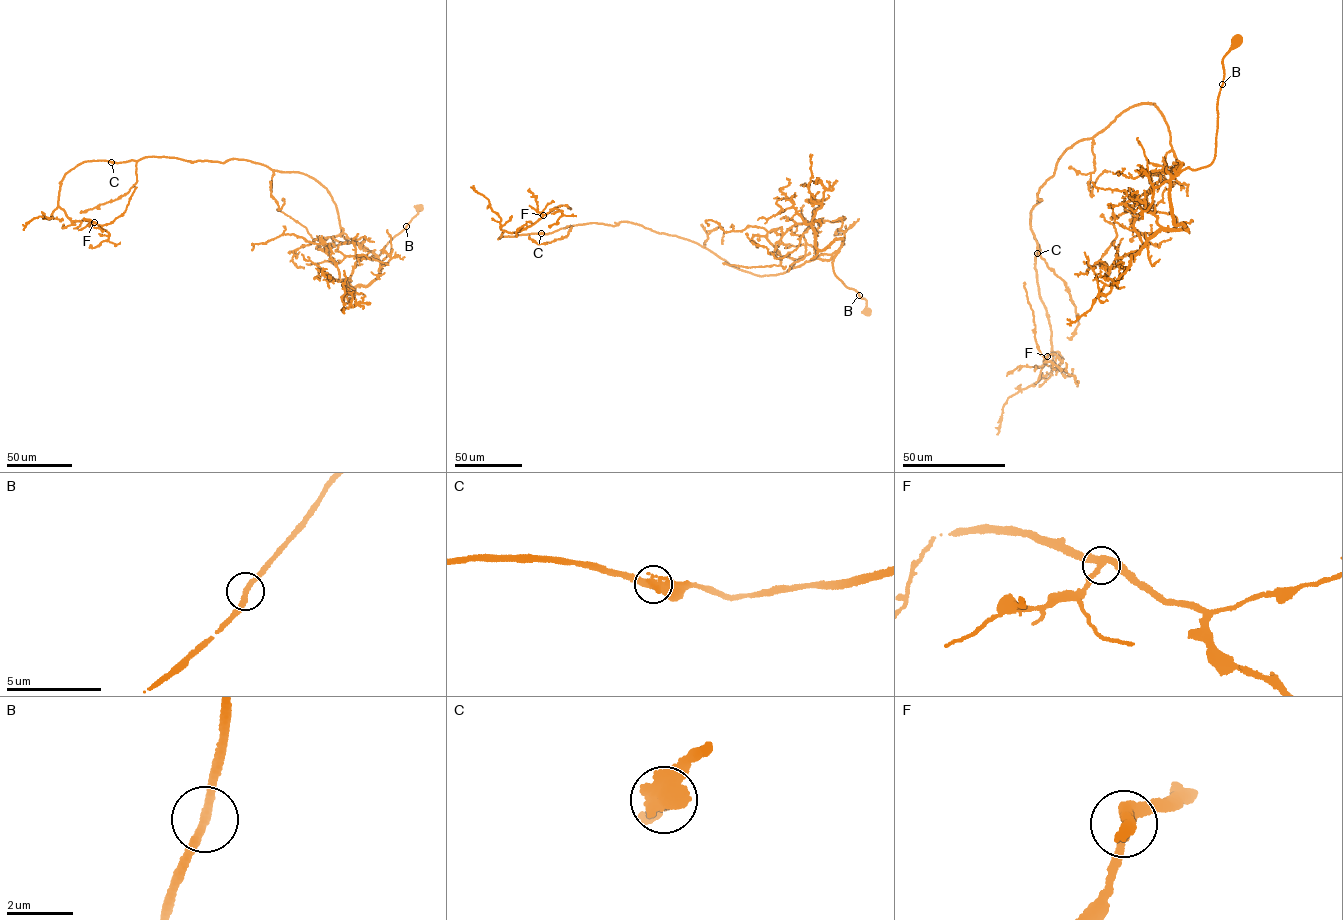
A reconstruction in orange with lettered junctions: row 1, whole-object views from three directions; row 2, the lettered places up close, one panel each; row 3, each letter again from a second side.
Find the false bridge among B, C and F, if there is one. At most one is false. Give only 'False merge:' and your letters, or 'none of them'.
False merge: none of them

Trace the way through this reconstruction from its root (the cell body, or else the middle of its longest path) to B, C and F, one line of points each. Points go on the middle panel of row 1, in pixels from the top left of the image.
B: (866, 311), (867, 302), (859, 295)
C: (866, 311), (865, 299), (834, 273), (838, 250), (829, 260), (760, 276), (693, 241), (631, 222), (541, 233)
F: (866, 311), (834, 273), (838, 250), (760, 276), (627, 222), (499, 238), (543, 215)

